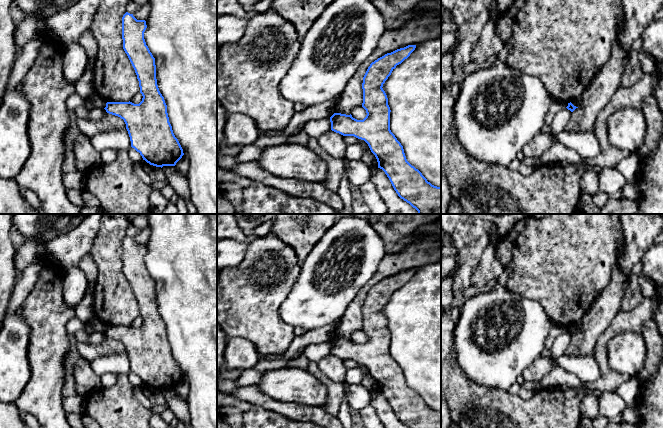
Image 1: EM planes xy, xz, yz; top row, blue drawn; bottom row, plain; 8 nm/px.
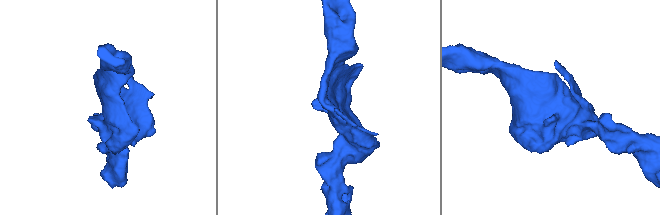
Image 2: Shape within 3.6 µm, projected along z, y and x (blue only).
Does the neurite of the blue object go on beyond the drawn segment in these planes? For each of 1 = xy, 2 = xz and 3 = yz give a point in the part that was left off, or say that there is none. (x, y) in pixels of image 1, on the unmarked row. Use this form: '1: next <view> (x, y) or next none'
1: next none
2: next none
3: next none

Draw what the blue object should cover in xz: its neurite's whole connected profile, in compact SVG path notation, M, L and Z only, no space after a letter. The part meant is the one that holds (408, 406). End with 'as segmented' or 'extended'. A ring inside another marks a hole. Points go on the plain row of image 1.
M408 269L378 282L368 291L362 307L363 327L366 341L357 344L352 339L334 337L330 341L331 354L343 360L354 360L364 364L375 379L378 392L382 393L389 402L398 420L409 428L441 428L441 411L432 409L422 397L406 383L403 370L390 354L390 331L388 322L383 314L383 308L397 289L407 283L415 274L416 269Z | as segmented

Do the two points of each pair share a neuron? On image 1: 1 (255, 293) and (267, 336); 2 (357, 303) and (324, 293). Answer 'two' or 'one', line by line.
1: one
2: two

